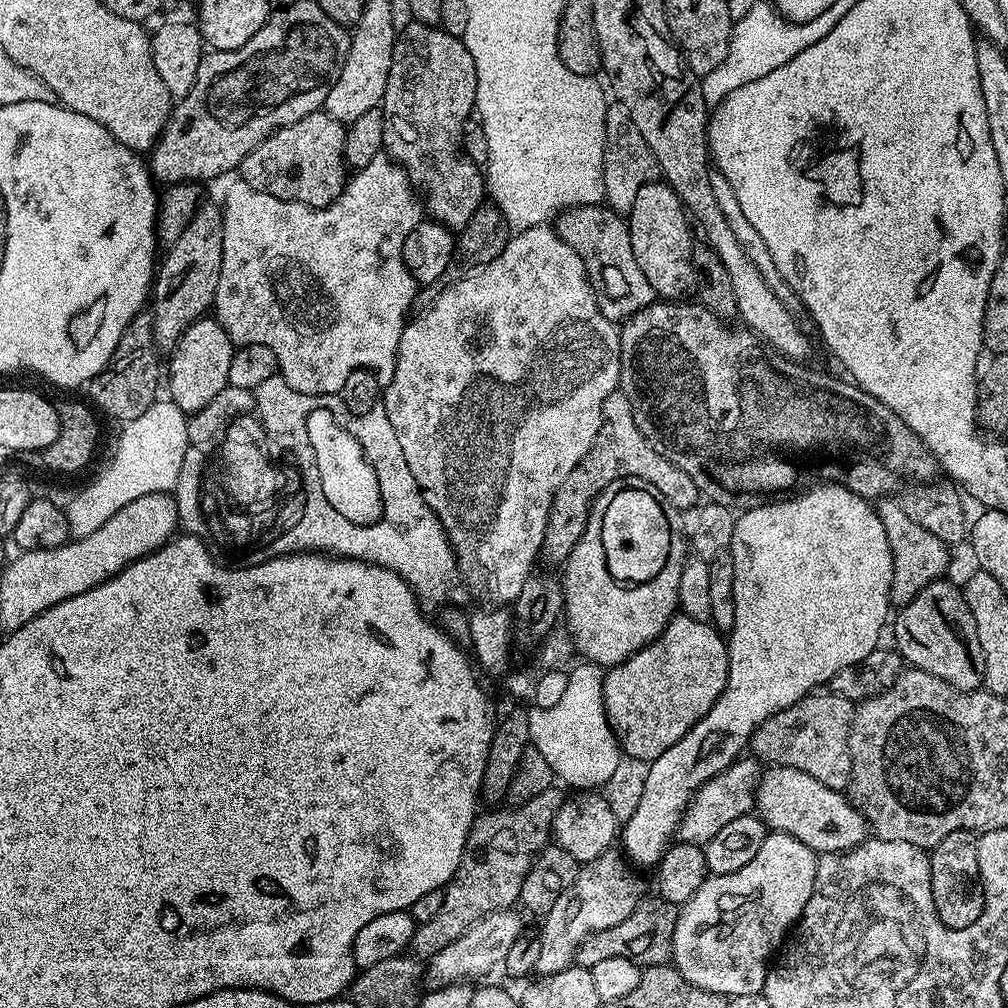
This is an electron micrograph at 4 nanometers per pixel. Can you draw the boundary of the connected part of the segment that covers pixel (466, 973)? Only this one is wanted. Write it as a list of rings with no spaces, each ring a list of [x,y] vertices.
[[[505,910],[502,912],[491,912],[490,915],[482,917],[462,936],[450,946],[438,950],[426,964],[426,980],[432,984],[433,989],[444,988],[450,984],[463,984],[475,982],[479,976],[492,972],[503,965],[506,958],[506,950],[514,946],[514,942],[520,937],[522,925],[520,916],[516,910]]]

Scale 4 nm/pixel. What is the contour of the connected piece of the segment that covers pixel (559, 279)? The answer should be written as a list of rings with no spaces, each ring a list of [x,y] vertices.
[[[552,226],[515,233],[509,239],[506,250],[502,250],[494,262],[482,266],[473,276],[462,278],[457,284],[445,288],[429,308],[413,315],[405,323],[402,338],[398,342],[392,381],[382,392],[386,418],[390,418],[394,434],[398,434],[398,446],[402,446],[402,455],[406,457],[406,466],[410,466],[410,474],[414,474],[414,482],[418,482],[420,493],[430,510],[434,510],[456,551],[456,567],[460,570],[461,581],[466,588],[468,584],[469,590],[478,599],[489,600],[492,606],[515,605],[526,578],[534,571],[532,563],[538,560],[540,548],[544,545],[544,531],[554,494],[558,486],[562,486],[566,474],[570,474],[570,470],[582,462],[594,438],[598,438],[598,430],[602,426],[602,406],[606,406],[606,398],[610,398],[610,394],[618,391],[619,387],[620,333],[617,325],[600,313],[596,291],[588,281],[582,258],[578,258],[578,254],[574,254],[574,250],[560,240]]]

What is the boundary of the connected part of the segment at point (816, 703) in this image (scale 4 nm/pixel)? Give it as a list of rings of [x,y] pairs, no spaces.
[[[827,690],[803,696],[794,706],[778,710],[762,722],[752,735],[750,748],[761,761],[781,768],[793,768],[810,774],[810,778],[844,792],[852,781],[852,759],[848,735],[852,725],[853,701]]]

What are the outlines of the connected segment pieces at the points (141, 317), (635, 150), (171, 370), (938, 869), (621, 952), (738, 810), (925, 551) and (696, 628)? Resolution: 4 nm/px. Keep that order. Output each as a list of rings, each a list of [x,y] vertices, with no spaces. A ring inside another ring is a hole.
[[[139,312],[126,326],[110,362],[87,385],[86,391],[95,411],[113,416],[119,422],[127,422],[146,414],[146,410],[158,399],[156,383],[162,380],[162,364],[156,361],[158,349],[152,333],[152,313]]]
[[[618,102],[609,103],[604,127],[604,199],[607,207],[615,212],[627,214],[634,206],[638,190],[653,183],[657,176],[654,154],[650,146],[646,146],[646,138],[638,134],[638,126],[634,126],[626,106]]]
[[[201,318],[193,322],[182,334],[182,338],[171,349],[172,356],[166,360],[167,395],[181,408],[185,414],[202,410],[206,402],[210,402],[222,390],[229,387],[230,358],[234,351],[232,340],[226,330],[215,318]]]
[[[954,830],[930,850],[930,890],[934,898],[934,910],[947,928],[969,928],[982,918],[984,887],[978,870],[978,836],[975,832]]]
[[[652,894],[649,900],[641,899],[630,918],[618,922],[618,926],[610,926],[610,930],[602,930],[589,936],[576,951],[575,963],[581,968],[591,969],[606,958],[630,958],[630,962],[641,966],[669,963],[672,958],[677,911],[677,905],[666,902],[658,894]]]
[[[741,758],[735,764],[722,770],[710,782],[706,782],[696,791],[692,801],[688,803],[688,808],[682,814],[680,825],[676,828],[676,836],[679,843],[706,845],[722,826],[729,822],[734,822],[734,818],[742,818],[749,815],[756,807],[756,788],[760,784],[762,775],[762,764],[759,759]],[[761,767],[761,768],[760,768]]]
[[[884,498],[875,505],[876,513],[880,516],[882,530],[886,530],[886,542],[892,555],[892,598],[896,606],[909,604],[930,582],[941,579],[948,568],[949,545],[938,539],[928,530],[922,530],[910,514],[906,514],[903,503],[896,498]]]
[[[677,614],[653,644],[647,644],[630,659],[607,669],[604,677],[604,709],[621,753],[627,759],[629,756],[632,760],[651,762],[666,754],[666,750],[670,750],[678,738],[685,736],[711,710],[714,702],[718,702],[722,690],[727,687],[728,645],[725,637],[711,623]]]

